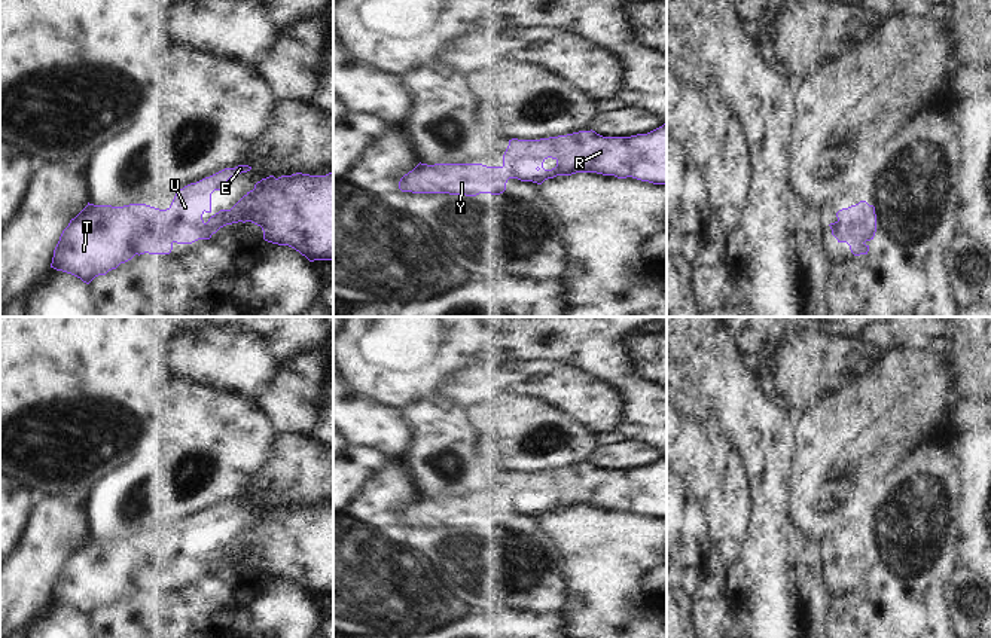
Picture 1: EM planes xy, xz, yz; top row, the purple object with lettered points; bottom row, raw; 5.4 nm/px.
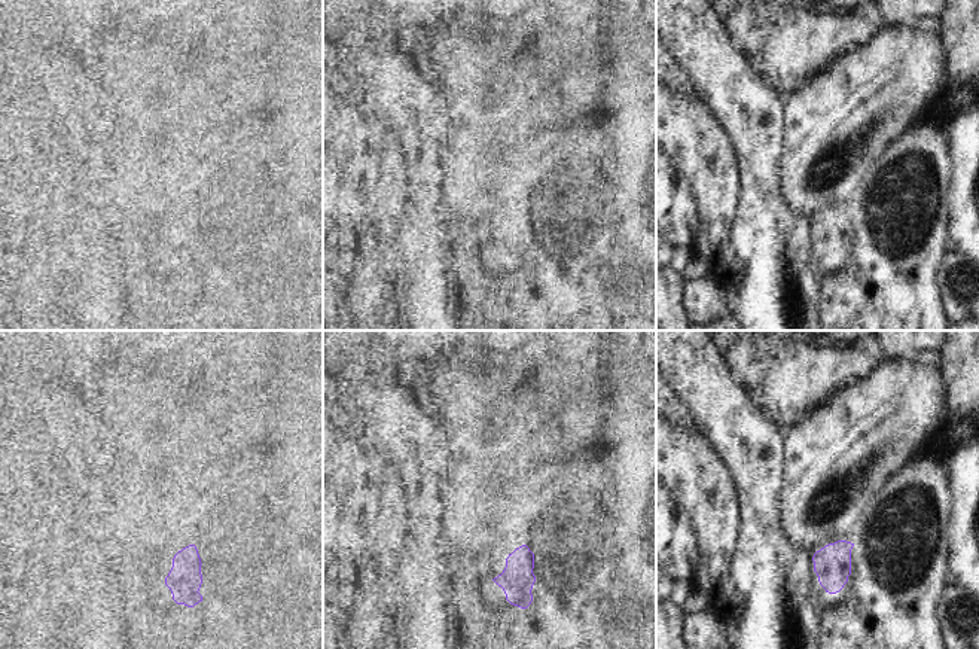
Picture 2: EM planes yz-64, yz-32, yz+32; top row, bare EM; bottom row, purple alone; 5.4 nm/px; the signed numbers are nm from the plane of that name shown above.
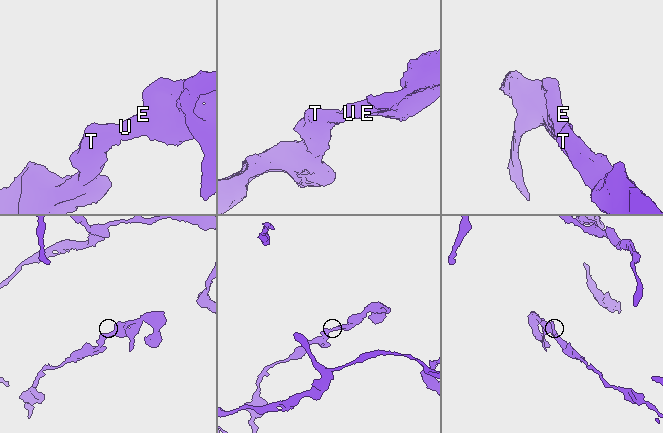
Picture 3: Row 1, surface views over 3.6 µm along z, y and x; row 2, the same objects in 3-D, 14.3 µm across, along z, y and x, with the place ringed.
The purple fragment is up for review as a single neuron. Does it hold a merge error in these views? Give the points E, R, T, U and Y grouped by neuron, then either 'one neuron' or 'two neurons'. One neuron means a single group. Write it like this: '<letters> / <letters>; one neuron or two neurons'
E R T U Y; one neuron

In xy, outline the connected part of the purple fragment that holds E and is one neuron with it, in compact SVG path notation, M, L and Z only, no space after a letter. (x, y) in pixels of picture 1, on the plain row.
M248 498L225 501L196 516L190 516L180 522L167 543L159 543L146 537L129 537L124 540L94 538L89 537L70 553L62 564L60 574L54 583L51 601L62 604L80 611L89 617L95 610L106 608L116 602L121 596L131 593L135 587L170 587L173 577L192 577L198 573L210 573L220 561L238 555L251 555L262 561L263 573L278 579L289 579L305 589L310 595L333 593L333 504L326 509L310 509L296 506L275 512L269 509L254 518L231 543L220 543L208 552L202 553L204 546L211 546L211 526L226 521L231 510L250 504Z

